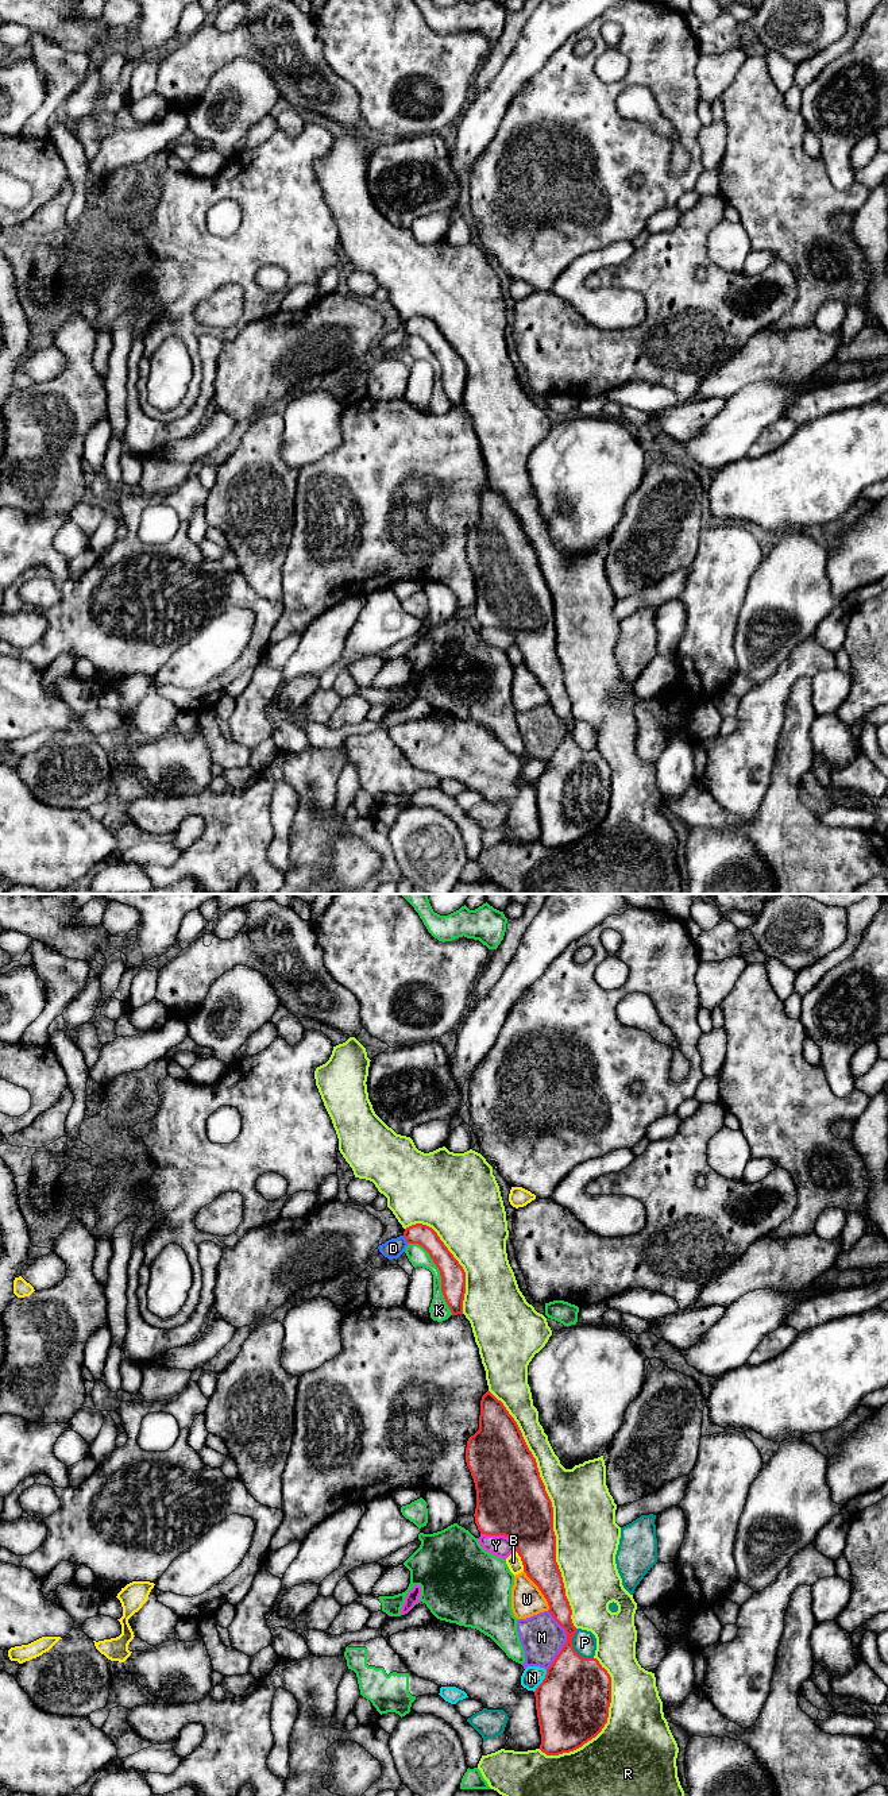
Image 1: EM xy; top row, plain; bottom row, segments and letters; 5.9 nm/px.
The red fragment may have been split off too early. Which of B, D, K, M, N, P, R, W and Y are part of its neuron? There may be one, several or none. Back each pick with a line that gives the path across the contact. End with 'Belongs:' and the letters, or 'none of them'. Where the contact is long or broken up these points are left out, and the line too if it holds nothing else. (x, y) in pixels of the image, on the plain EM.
Belongs: none of them

